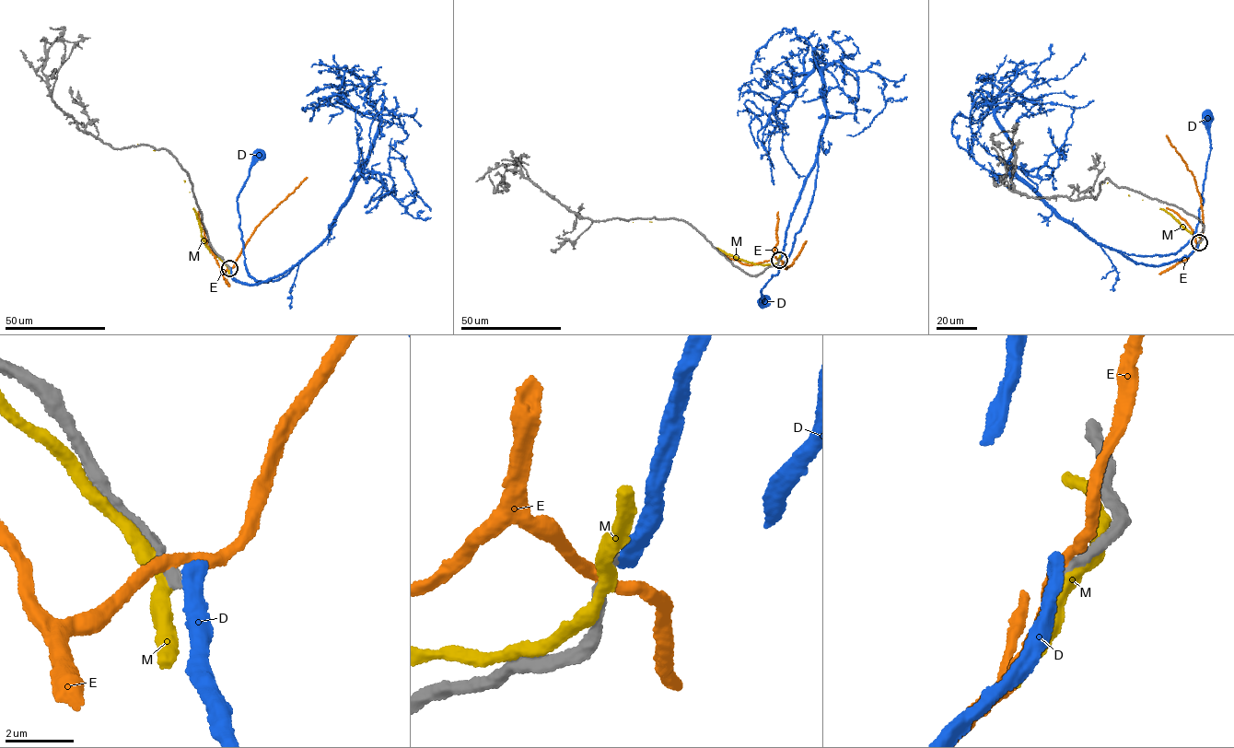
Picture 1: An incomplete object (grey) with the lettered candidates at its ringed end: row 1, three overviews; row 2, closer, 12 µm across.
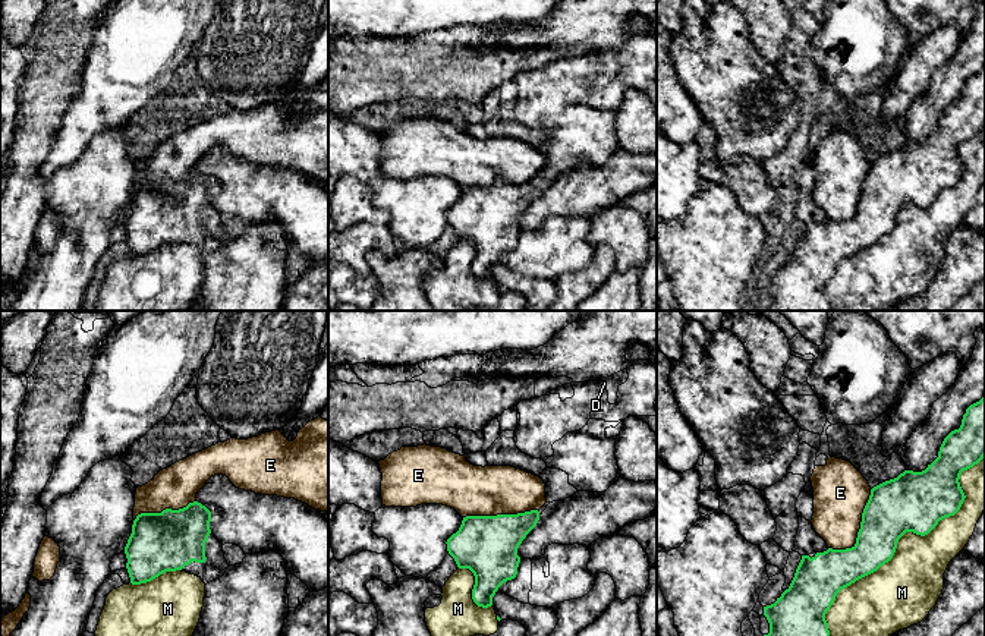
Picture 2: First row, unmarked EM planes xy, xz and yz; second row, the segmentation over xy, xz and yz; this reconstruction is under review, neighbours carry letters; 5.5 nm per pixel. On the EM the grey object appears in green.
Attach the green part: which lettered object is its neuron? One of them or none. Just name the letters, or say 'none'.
none

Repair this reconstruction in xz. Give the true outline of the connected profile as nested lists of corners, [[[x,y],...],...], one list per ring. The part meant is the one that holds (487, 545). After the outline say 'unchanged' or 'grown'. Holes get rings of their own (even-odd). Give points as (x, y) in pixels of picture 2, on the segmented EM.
[[[538,510],[517,514],[466,516],[459,530],[447,539],[447,551],[454,558],[457,567],[469,569],[475,576],[472,599],[478,607],[491,607],[492,596],[497,592],[503,592],[522,604],[529,604],[532,560],[520,558],[517,548],[536,526],[538,520]]]; grown

